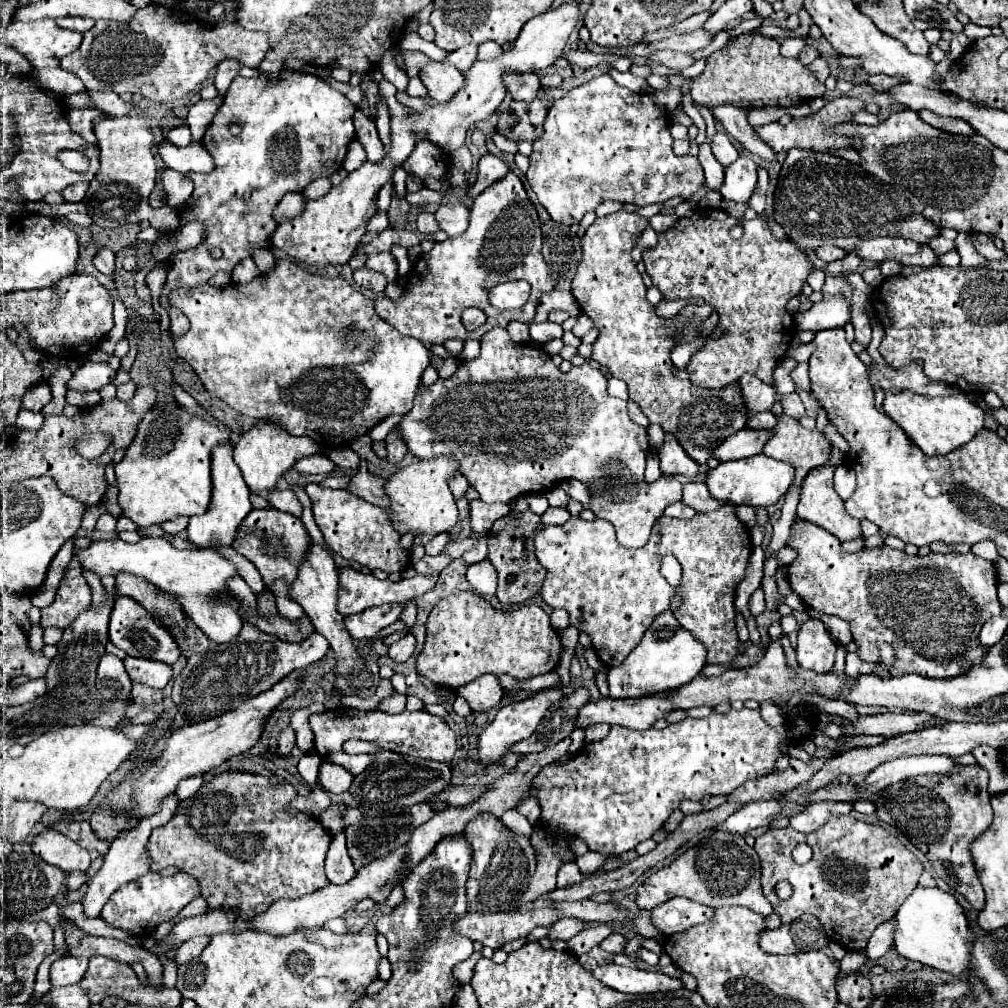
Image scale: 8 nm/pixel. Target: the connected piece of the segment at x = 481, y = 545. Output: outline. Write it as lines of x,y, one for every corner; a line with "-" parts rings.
480,538
480,542
478,542
476,548
470,548
466,554
462,554
462,558
466,560
466,564
482,562
486,556
488,556
488,550
486,550
486,538

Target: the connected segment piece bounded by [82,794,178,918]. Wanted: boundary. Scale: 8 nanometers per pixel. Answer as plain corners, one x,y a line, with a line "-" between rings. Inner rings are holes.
170,794
170,798
164,798
162,800
162,810
158,810
158,814
152,814
150,818
142,818
142,822
138,822
136,828
130,828
126,830
126,834
118,834
118,838
112,842
106,858
104,858
104,864
102,868
98,870
98,874
92,878
92,882
88,884
88,892
82,900
82,906
84,906
84,914
88,918
98,918
100,912
102,912
102,906
108,902
108,898
124,884
144,876
150,872
150,862
148,862
148,856
146,856
146,842
152,834
154,828
158,826
164,826
172,816
174,816
174,810
176,810
176,804
178,804
178,796
176,794

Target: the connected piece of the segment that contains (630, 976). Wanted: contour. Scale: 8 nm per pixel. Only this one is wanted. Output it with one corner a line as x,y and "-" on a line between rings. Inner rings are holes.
618,964
598,966
592,974
604,986
624,994
654,994
654,992
670,992
670,990
684,988
682,980
670,978
662,972
636,970
636,968
626,968

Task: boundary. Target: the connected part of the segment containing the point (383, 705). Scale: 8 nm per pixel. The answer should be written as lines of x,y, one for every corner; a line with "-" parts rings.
394,692
390,698
384,698
384,700
378,704
378,708
380,708
382,712
390,712
390,714
402,712
404,706
406,706
406,694
398,694
398,692

